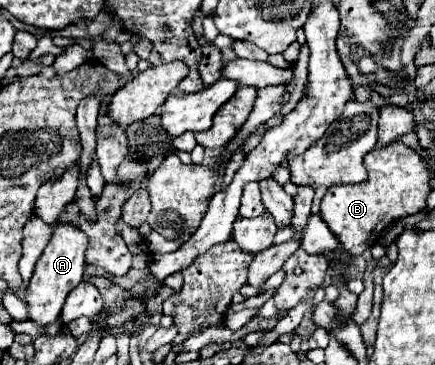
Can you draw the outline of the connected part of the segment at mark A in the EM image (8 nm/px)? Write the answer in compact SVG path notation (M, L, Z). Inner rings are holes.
M57 223L53 229L53 235L39 257L33 277L27 287L27 305L29 305L29 319L49 325L59 319L61 307L65 303L65 297L73 287L77 287L83 279L83 267L85 267L85 249L87 249L87 235L71 225L71 223Z

